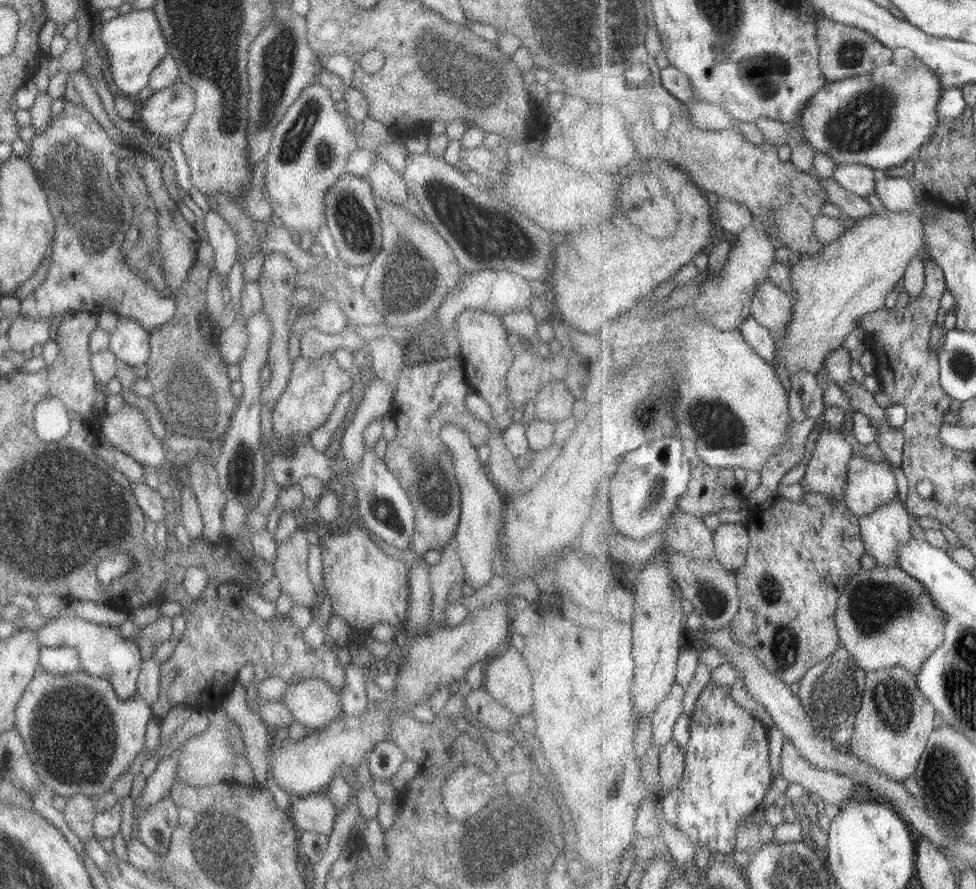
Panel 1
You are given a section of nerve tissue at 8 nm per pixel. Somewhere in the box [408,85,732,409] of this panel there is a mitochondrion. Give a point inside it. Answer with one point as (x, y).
(453, 210)

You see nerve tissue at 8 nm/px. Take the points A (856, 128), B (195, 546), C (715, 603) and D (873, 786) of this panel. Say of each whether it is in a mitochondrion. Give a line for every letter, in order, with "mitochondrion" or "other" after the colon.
A: mitochondrion
B: other
C: mitochondrion
D: other

